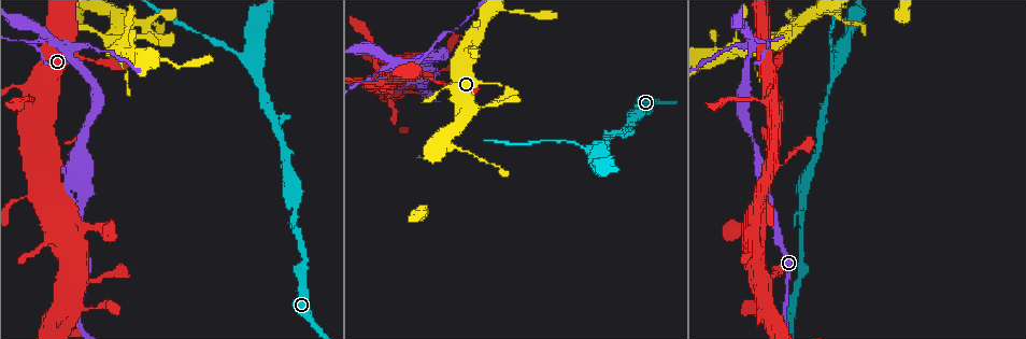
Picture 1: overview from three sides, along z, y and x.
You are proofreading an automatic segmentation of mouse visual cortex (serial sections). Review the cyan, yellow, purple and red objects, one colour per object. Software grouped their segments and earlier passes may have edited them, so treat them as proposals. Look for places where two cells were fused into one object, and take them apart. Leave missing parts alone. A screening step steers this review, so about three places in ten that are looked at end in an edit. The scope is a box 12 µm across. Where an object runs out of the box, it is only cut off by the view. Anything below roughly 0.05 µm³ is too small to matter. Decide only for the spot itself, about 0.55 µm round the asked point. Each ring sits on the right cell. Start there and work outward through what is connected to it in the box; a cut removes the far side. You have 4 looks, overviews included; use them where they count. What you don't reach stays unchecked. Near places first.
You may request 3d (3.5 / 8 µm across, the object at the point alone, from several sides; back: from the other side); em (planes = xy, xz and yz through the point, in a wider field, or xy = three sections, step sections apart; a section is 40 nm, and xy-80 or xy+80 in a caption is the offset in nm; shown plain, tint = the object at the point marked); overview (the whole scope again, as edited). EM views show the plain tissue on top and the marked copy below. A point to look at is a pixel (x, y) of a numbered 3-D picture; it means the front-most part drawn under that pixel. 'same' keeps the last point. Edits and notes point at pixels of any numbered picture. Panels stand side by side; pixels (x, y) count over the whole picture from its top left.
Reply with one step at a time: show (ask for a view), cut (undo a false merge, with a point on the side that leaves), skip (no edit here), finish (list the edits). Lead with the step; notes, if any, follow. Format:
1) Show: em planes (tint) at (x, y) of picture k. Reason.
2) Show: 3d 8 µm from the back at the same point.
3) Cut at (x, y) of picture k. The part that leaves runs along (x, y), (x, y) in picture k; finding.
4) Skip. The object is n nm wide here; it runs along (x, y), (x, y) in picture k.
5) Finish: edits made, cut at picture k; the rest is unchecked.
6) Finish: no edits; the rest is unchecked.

Show: 3d 3.5 µm at (15, 85) of picture 1. Sudden change in width.

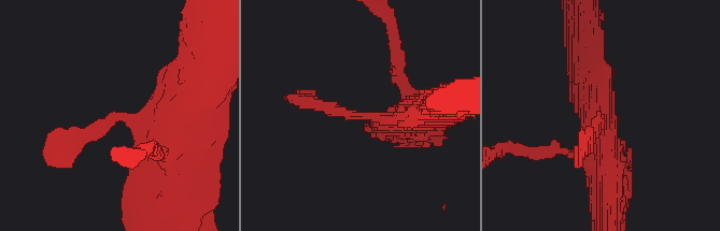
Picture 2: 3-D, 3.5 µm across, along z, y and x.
Show: em xy step 1 (tint) at (599, 117) of picture 2.

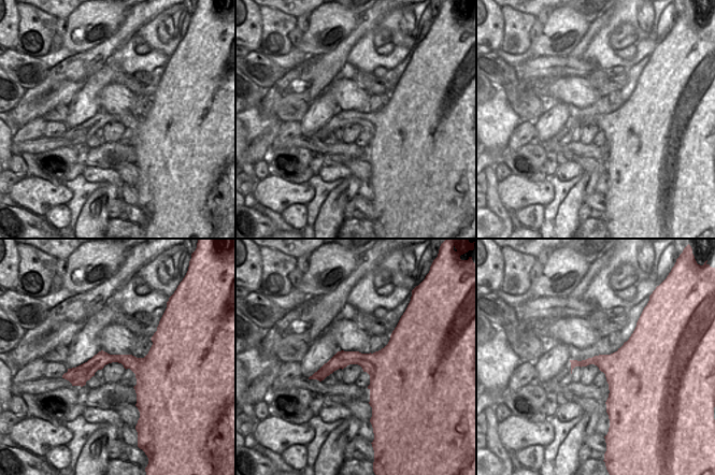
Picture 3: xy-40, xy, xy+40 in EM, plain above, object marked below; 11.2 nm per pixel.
Skip. The object is 280 nm wide here; it runs along (161, 353), (151, 362), (102, 358), (71, 373) in picture 3; one cell here.

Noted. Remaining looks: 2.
Show: 3d 3.5 µm at (70, 52) of picture 1. Sharp bend.

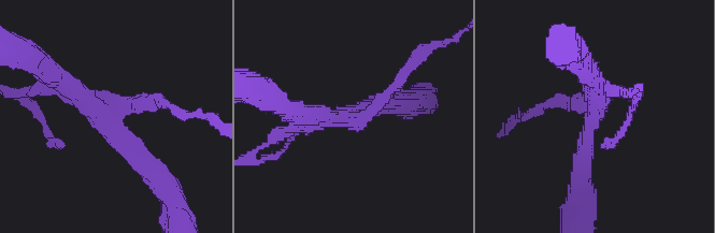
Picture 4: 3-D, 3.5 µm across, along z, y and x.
Show: em planes (tint) at (346, 115) of picture 4. 3 arms meet here; the arms are 200, 250, 250 nm wide; now the EM.

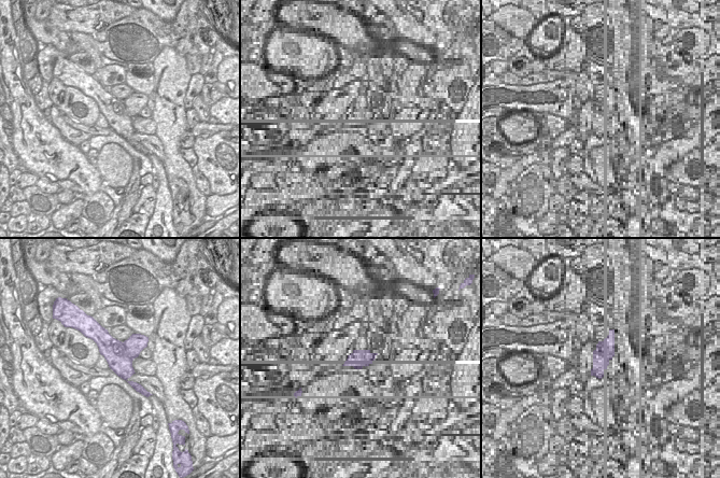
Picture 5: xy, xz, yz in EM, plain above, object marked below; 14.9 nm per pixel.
Cut at (34, 105) of picture 4. A second cell is stuck on.

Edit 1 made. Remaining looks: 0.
Finish: edits made, cut at picture 4; the rest is unchecked.

